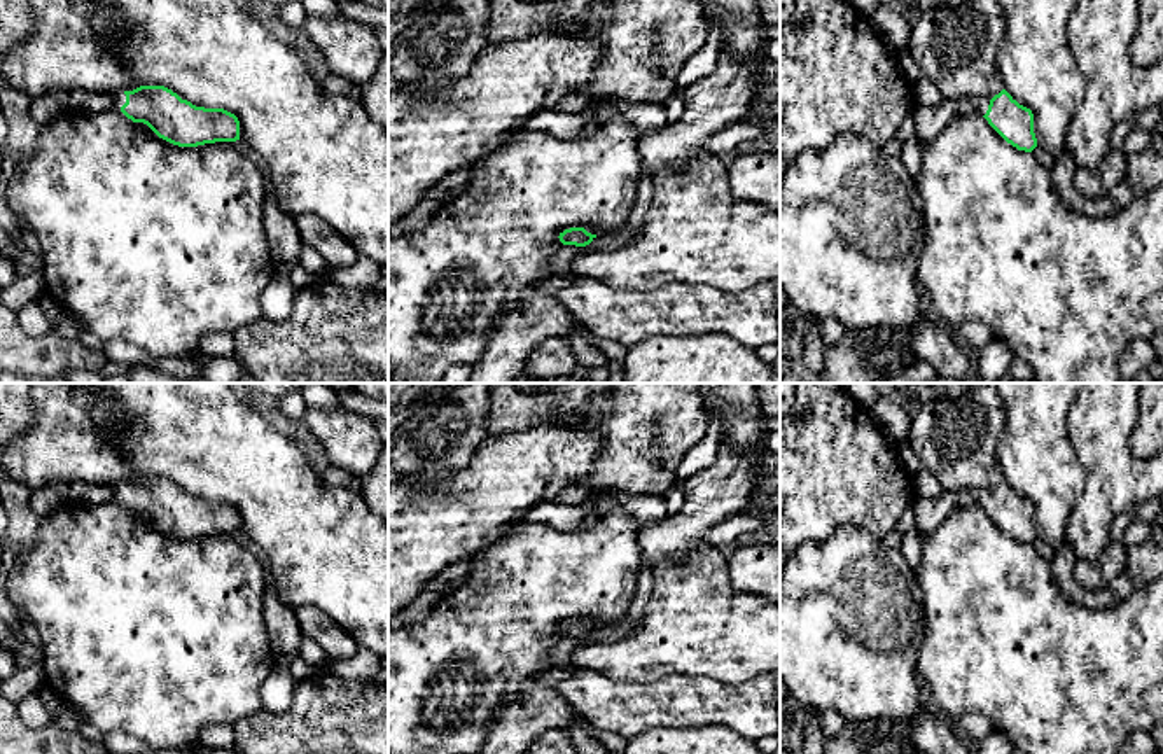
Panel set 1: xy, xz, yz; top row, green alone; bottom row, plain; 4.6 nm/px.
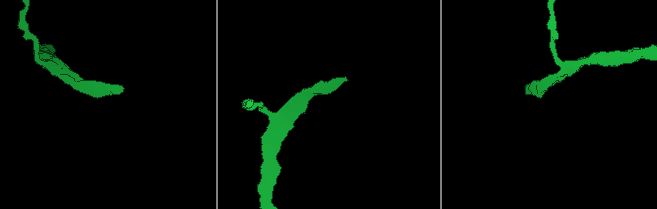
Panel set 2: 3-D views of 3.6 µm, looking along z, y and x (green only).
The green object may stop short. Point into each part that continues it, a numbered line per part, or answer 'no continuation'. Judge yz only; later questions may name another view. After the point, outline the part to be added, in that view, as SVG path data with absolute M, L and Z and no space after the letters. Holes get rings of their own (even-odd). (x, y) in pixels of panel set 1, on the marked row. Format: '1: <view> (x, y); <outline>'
1: yz (966, 105); M964 98L958 100L958 114L967 115L971 112L978 112L981 115L986 114L990 100L976 100L976 98Z

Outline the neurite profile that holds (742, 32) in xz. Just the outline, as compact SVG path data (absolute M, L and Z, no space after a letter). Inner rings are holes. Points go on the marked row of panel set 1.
M701 0L701 5L705 19L714 17L717 21L726 49L742 59L761 63L747 121L759 124L764 131L780 126L780 98L770 91L764 73L768 37L757 0Z

